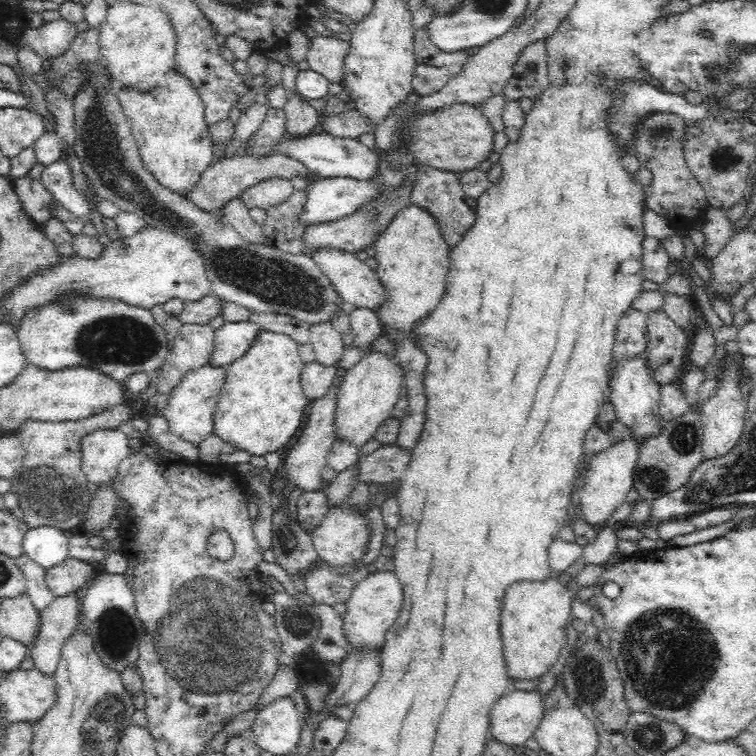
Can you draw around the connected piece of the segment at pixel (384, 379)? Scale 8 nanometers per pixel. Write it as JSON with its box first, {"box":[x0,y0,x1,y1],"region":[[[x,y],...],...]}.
{"box":[334,351,404,448],"region":[[[380,351],[366,353],[351,369],[345,372],[337,392],[334,429],[337,440],[345,440],[362,448],[378,433],[380,426],[393,416],[400,388],[404,386],[403,372],[394,355]]]}

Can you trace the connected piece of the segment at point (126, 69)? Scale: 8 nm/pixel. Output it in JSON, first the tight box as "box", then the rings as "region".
{"box":[99,1,176,92],"region":[[[119,1],[109,6],[105,21],[99,26],[99,45],[109,79],[115,88],[148,92],[164,84],[165,76],[173,69],[176,39],[172,24],[157,6],[130,1]]]}

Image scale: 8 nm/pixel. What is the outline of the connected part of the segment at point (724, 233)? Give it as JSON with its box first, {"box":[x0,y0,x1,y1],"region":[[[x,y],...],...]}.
{"box":[699,205,733,263],"region":[[[712,205],[707,206],[706,224],[701,229],[704,233],[704,248],[699,251],[702,258],[709,263],[732,239],[733,223],[725,216],[725,212]]]}

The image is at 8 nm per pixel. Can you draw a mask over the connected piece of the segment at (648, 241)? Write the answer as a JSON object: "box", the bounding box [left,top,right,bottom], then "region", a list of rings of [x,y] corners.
{"box":[640,236,673,283],"region":[[[645,236],[642,241],[642,256],[640,269],[643,280],[650,280],[654,283],[664,283],[669,277],[667,267],[673,260],[666,253],[666,249],[660,244],[660,240]]]}

